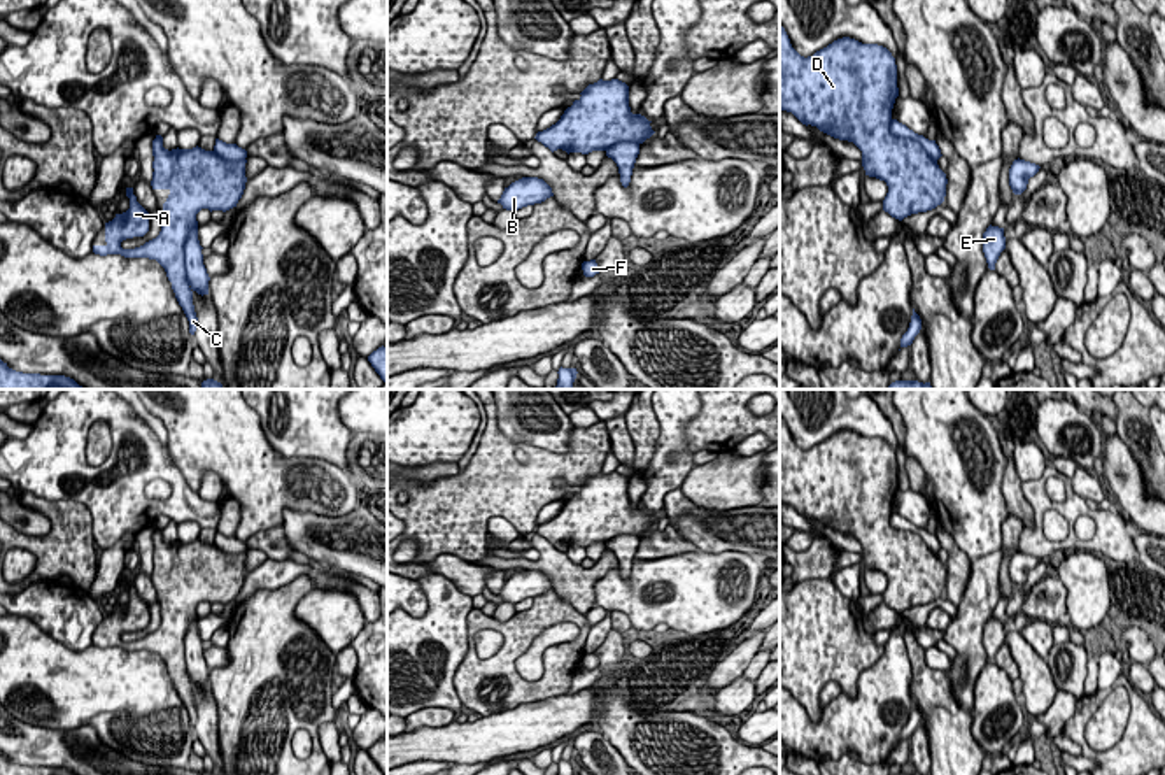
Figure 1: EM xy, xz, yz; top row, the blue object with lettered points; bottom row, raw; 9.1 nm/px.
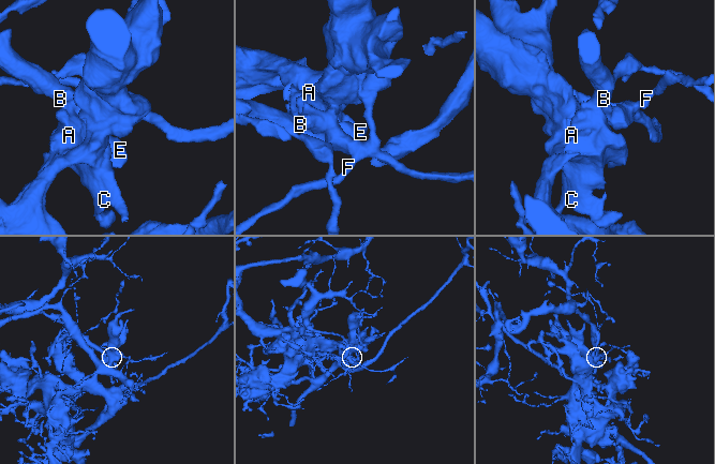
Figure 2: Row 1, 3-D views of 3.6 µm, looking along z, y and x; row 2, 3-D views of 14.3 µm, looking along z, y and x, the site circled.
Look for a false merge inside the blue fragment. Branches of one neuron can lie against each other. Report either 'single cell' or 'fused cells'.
fused cells

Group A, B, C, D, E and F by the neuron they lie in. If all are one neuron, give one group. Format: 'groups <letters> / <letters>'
groups A C D E / B F

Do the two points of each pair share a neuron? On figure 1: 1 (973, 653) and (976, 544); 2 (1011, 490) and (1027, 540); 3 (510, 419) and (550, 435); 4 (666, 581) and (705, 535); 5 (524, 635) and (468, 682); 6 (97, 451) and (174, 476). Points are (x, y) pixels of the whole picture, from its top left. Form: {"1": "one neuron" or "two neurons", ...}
{"1": "two neurons", "2": "two neurons", "3": "one neuron", "4": "two neurons", "5": "one neuron", "6": "two neurons"}

